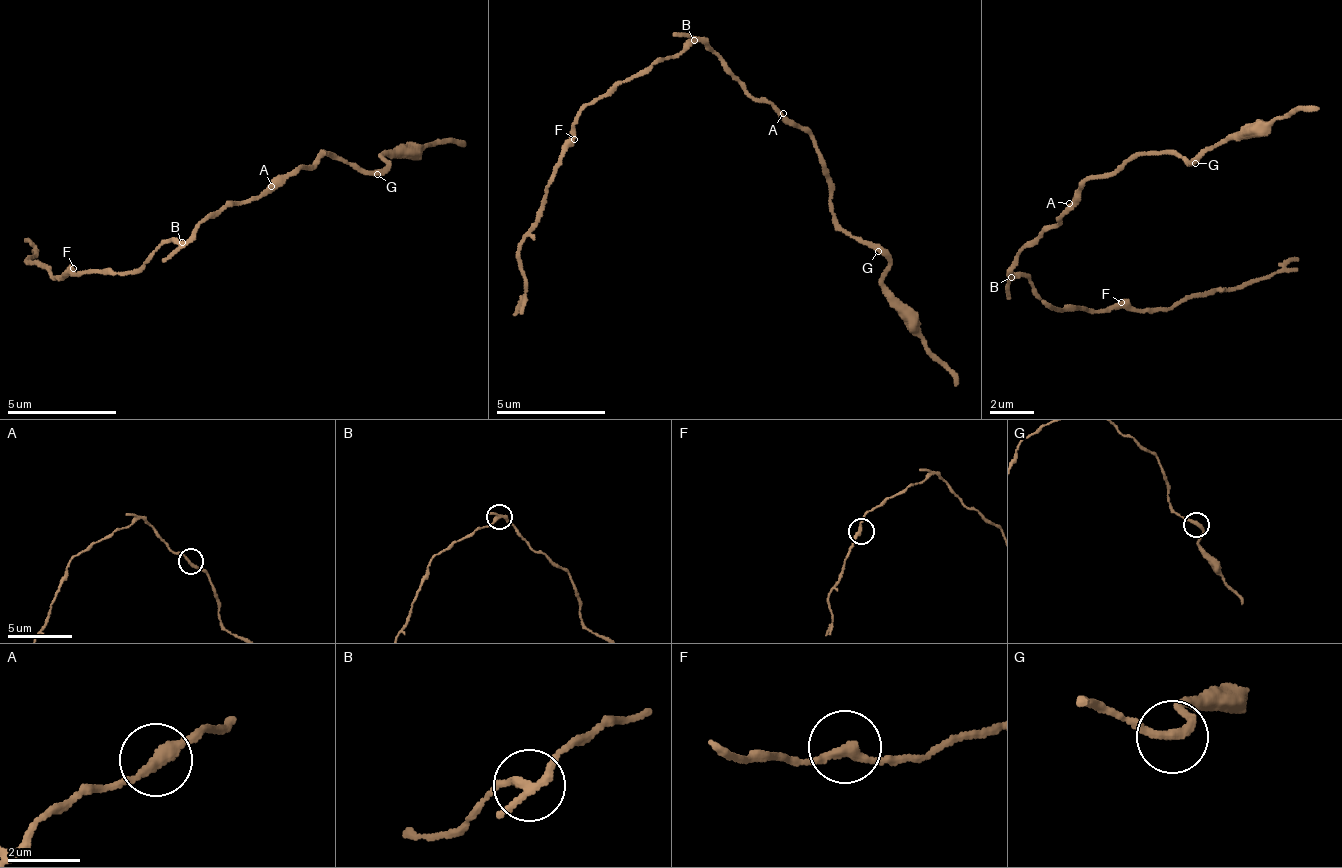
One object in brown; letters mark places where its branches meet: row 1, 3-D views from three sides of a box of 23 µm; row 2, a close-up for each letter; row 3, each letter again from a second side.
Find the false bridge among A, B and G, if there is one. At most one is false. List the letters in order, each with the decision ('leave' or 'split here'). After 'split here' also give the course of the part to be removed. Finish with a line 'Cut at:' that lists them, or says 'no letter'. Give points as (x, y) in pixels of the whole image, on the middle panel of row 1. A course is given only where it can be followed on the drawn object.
A: leave
B: split here; course (695, 41), (644, 72), (611, 83), (579, 116), (552, 182), (522, 239), (523, 295), (514, 313)
G: leave
Cut at: B

